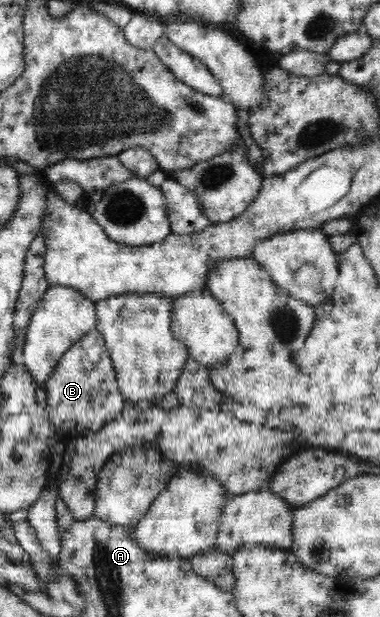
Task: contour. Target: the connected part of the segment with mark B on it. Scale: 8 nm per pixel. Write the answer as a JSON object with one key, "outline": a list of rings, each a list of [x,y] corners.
{"outline":[[[96,329],[63,354],[44,388],[47,394],[45,411],[59,436],[80,438],[94,433],[122,412],[127,403],[115,376],[103,335]]]}

